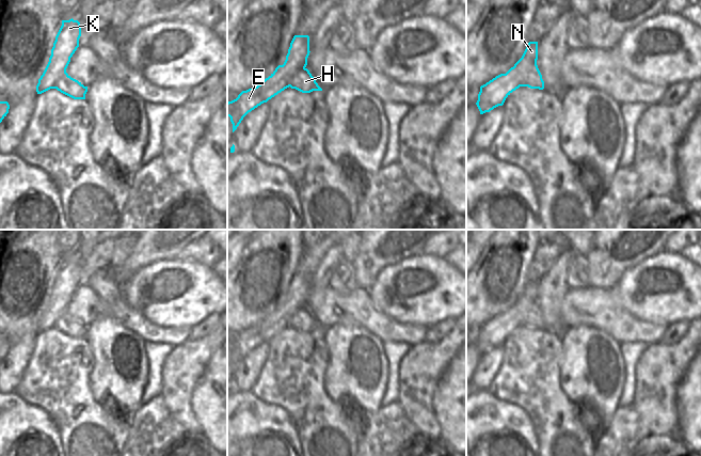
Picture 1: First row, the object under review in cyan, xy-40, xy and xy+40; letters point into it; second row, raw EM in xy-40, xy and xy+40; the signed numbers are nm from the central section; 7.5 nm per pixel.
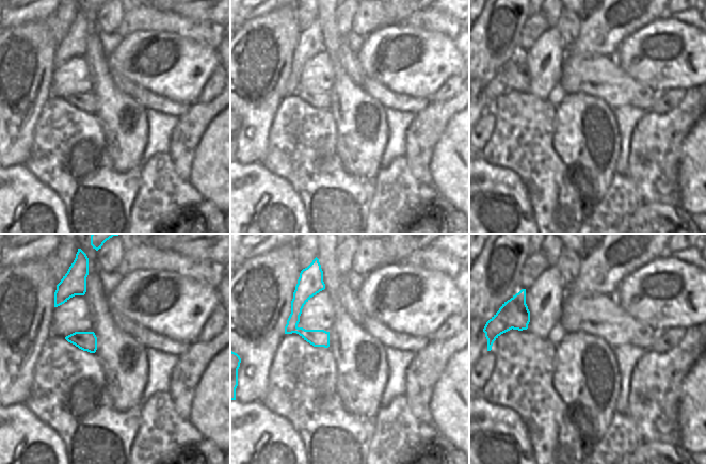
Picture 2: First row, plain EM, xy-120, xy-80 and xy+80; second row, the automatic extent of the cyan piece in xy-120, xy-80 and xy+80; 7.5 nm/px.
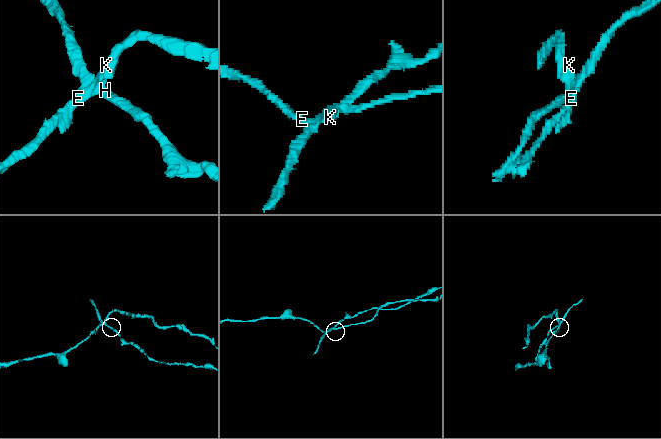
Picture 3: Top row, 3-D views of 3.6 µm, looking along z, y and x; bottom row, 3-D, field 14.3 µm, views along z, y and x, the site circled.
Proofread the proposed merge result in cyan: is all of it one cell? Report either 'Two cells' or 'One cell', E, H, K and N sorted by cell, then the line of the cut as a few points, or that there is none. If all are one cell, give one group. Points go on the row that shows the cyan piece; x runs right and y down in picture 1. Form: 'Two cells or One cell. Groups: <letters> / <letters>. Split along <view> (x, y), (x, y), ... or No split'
Two cells. Groups: E K N / H. Split along xy+40 (536, 64), (523, 78), (522, 85)

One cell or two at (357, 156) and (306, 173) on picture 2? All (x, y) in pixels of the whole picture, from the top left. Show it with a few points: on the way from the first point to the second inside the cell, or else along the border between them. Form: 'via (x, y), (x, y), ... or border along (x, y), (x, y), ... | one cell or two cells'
border along (335, 137), (335, 153), (341, 164), (360, 176) | two cells

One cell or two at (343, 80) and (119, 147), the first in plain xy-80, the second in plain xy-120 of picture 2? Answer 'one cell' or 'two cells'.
one cell

